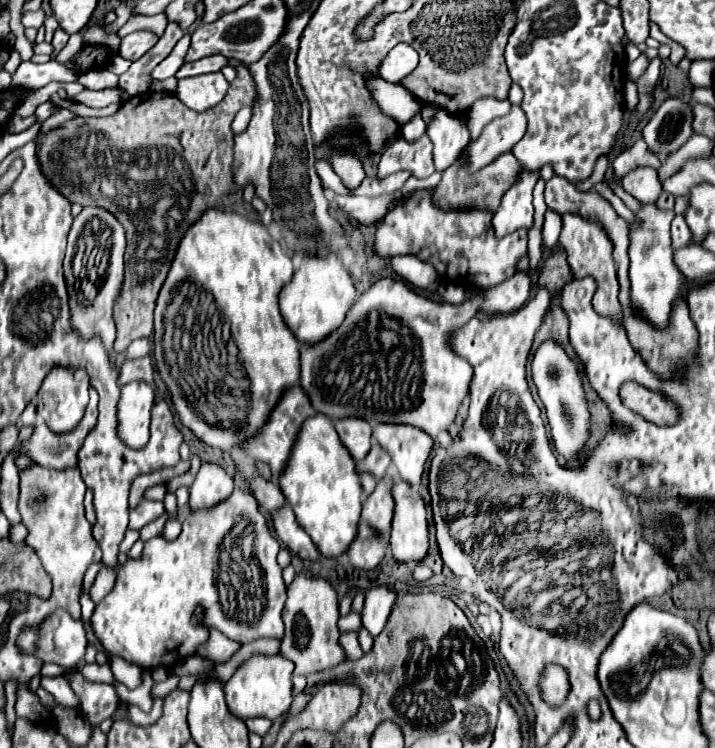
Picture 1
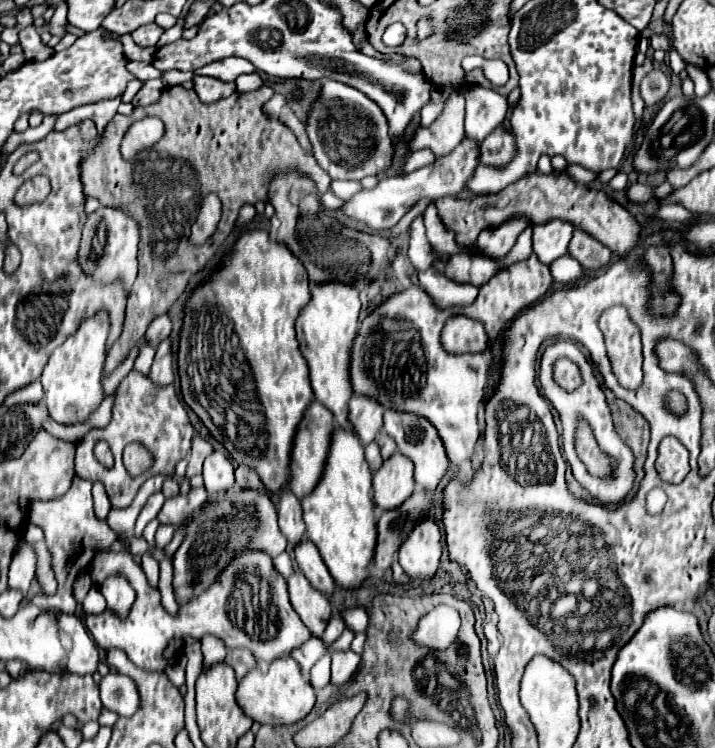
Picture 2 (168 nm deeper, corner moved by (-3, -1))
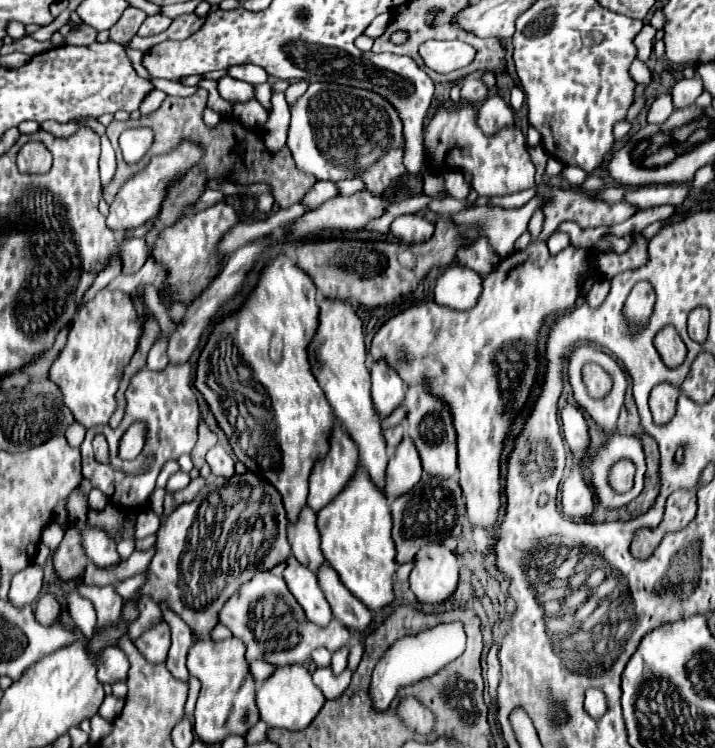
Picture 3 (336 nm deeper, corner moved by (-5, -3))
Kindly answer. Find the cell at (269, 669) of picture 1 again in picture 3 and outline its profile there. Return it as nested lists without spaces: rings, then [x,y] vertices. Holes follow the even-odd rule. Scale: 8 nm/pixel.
[[[288,664],[280,666],[272,672],[272,676],[256,690],[256,704],[260,710],[260,720],[274,728],[286,730],[304,730],[314,716],[324,706],[324,694],[314,686],[310,672],[302,664]]]

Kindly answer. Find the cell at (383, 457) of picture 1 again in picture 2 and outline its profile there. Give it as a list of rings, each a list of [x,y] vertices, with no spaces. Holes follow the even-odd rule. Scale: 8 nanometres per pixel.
[[[380,432],[378,436],[378,444],[380,444],[380,453],[384,460],[388,459],[396,451],[396,443],[386,432]]]

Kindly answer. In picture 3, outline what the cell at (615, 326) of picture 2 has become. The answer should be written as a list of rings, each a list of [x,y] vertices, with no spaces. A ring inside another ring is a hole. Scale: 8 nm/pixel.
[[[664,382],[664,384],[656,386],[656,388],[652,390],[654,394],[650,394],[648,404],[650,404],[650,412],[654,416],[654,422],[656,424],[664,424],[664,422],[668,422],[674,416],[674,412],[676,412],[676,400],[682,394],[682,390],[674,388],[668,382]],[[658,392],[664,392],[664,394],[658,394]]]

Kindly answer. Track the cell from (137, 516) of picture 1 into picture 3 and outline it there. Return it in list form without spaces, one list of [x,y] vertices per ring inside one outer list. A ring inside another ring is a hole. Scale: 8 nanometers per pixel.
[[[146,508],[138,514],[134,536],[140,540],[140,538],[146,538],[150,534],[156,534],[158,528],[160,528],[160,516],[152,508]]]

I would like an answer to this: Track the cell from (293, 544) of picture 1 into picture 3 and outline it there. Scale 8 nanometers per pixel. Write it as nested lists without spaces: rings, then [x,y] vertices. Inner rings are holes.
[[[324,564],[320,566],[320,574],[316,576],[320,582],[320,590],[324,590],[324,596],[328,598],[332,614],[350,630],[358,630],[358,632],[366,630],[374,614],[358,598],[352,598],[352,594],[340,582],[336,570]]]

